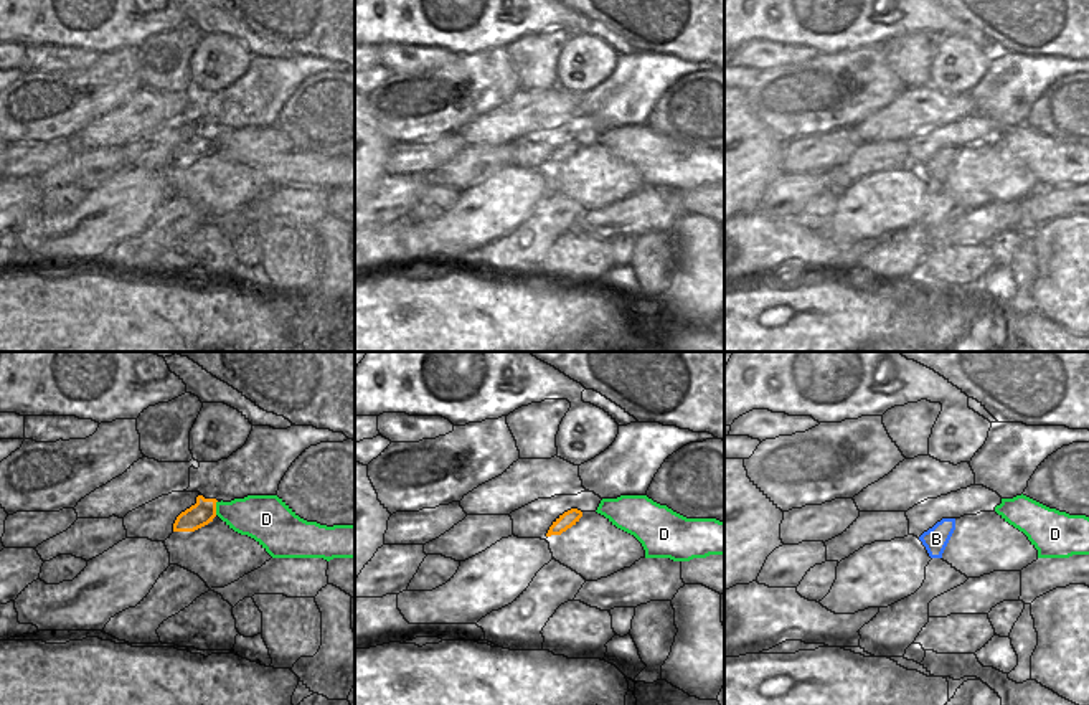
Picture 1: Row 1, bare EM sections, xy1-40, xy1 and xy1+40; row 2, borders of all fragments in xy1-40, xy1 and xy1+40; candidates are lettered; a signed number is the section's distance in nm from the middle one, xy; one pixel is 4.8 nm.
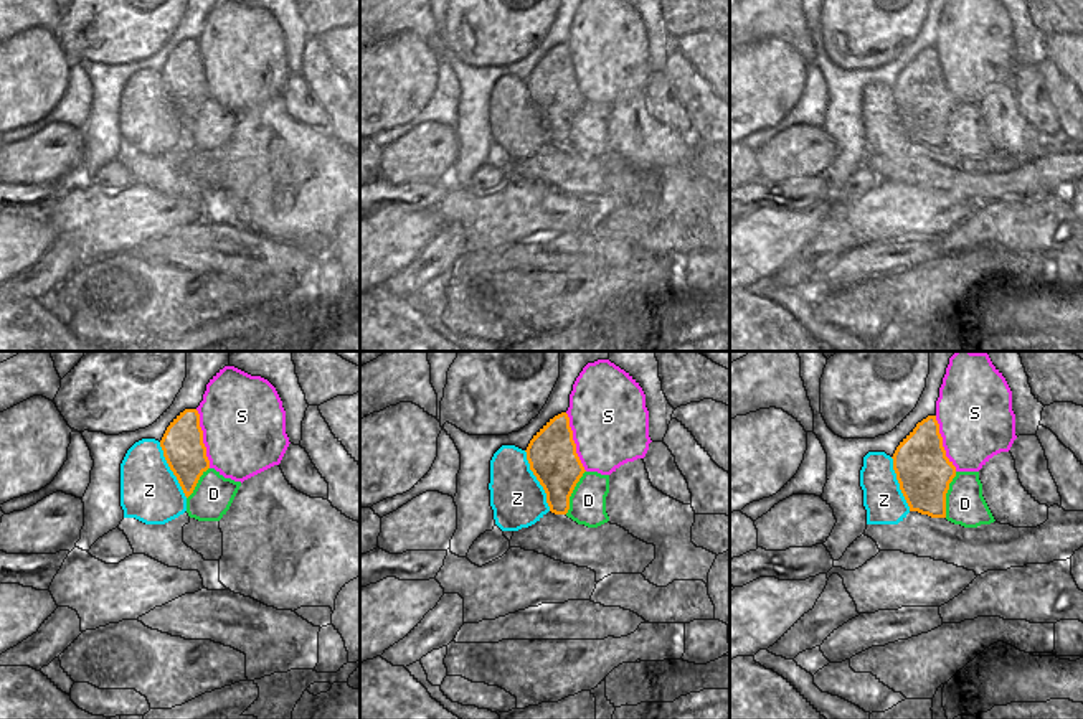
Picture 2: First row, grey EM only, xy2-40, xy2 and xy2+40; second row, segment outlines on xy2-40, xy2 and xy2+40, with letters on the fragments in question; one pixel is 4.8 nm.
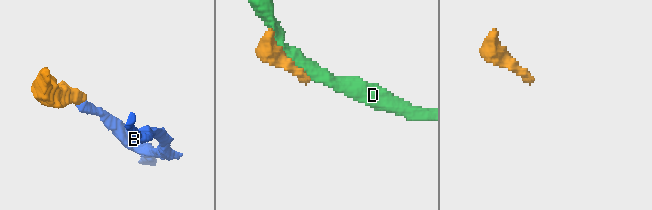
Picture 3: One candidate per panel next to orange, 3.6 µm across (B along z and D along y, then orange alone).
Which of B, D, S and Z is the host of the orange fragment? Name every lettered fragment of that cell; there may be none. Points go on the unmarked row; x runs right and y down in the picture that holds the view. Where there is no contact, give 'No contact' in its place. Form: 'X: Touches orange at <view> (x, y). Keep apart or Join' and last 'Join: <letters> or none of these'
B: No contact. Join
D: Touches orange at xy2+40 (945, 126). Keep apart
S: Touches orange at xy2-40 (202, 70). Keep apart
Z: Touches orange at xy2 (537, 109). Keep apart
Join: B.

